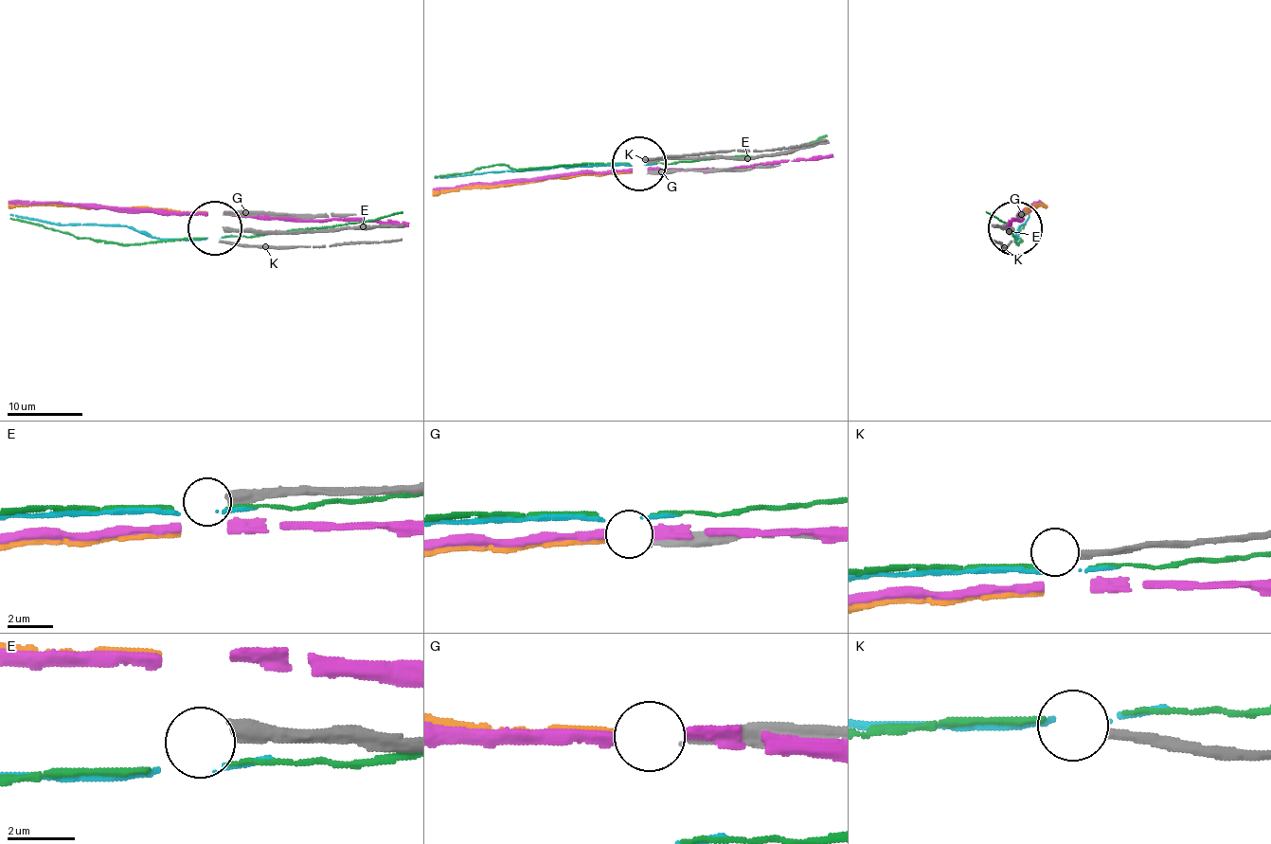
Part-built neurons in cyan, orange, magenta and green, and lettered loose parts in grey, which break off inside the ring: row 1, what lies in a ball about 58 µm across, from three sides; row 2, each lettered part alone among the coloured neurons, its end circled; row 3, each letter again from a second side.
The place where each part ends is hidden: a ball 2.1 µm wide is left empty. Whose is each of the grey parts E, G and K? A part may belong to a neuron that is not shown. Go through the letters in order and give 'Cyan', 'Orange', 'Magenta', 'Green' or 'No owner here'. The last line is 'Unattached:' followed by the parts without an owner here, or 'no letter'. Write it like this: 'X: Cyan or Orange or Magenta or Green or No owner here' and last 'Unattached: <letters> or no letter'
E: No owner here
G: Orange
K: No owner here
Unattached: E, K

